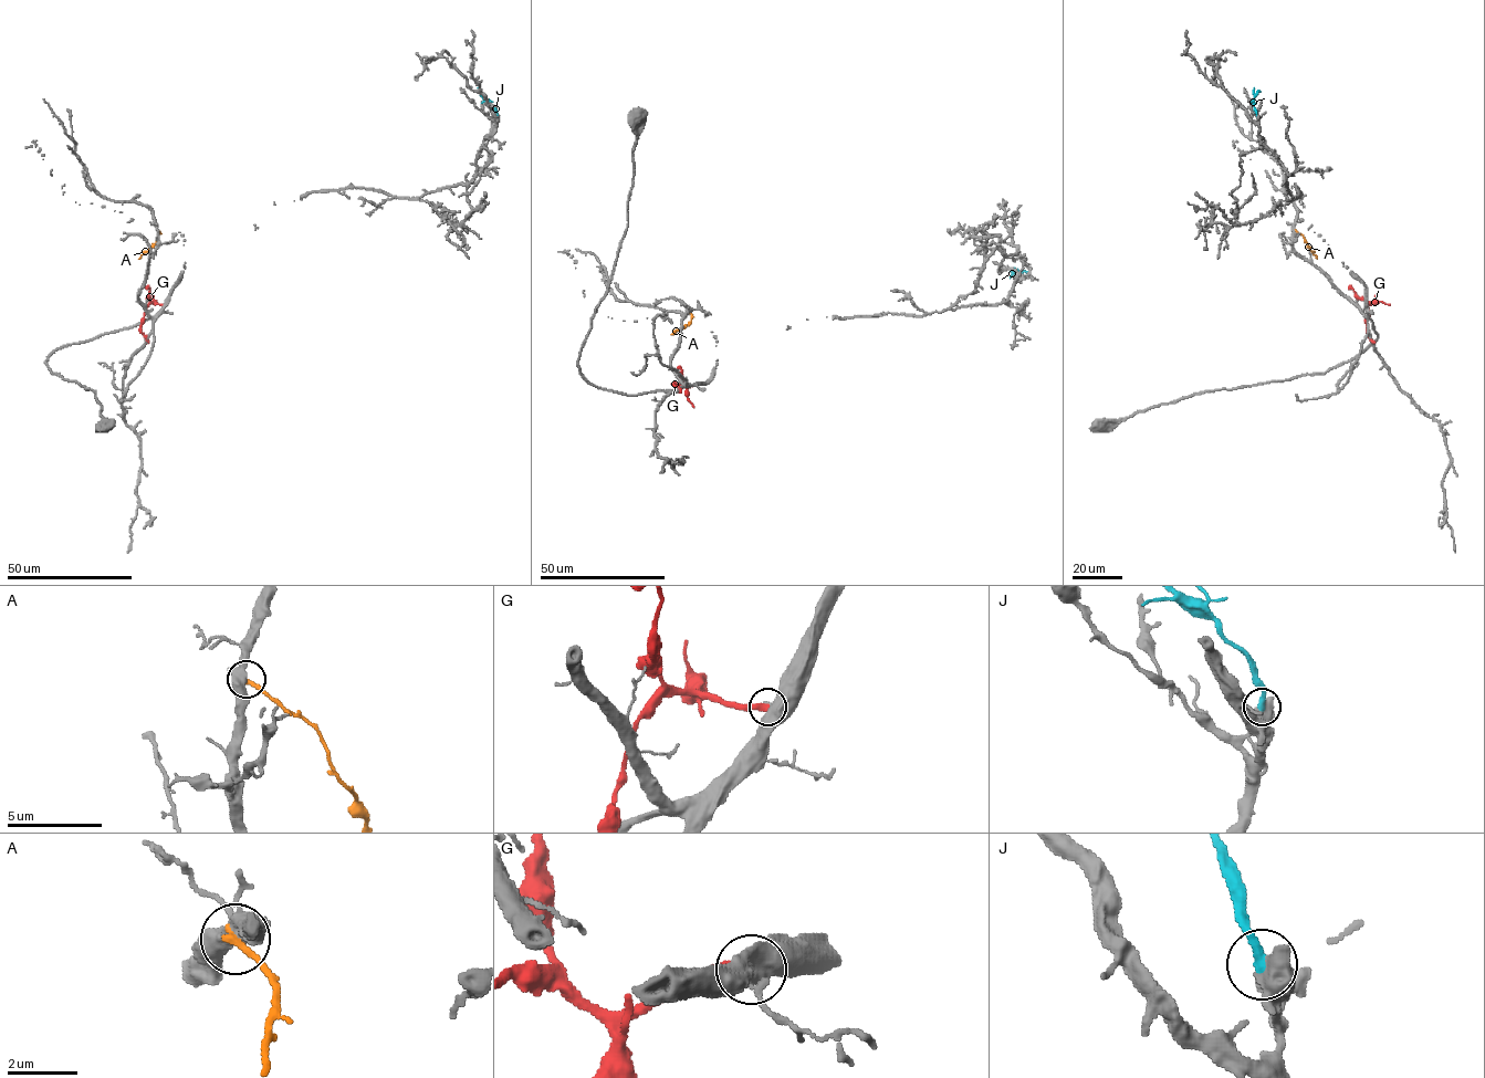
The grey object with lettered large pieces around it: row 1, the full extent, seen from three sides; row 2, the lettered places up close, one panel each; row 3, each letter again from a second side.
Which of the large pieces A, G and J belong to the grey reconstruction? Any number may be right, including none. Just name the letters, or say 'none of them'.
J

